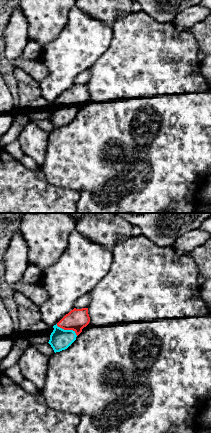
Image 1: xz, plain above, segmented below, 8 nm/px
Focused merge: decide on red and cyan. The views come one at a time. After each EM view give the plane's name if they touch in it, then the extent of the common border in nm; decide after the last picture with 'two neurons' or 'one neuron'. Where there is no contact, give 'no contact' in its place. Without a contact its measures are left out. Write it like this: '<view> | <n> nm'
xz | 200 nm

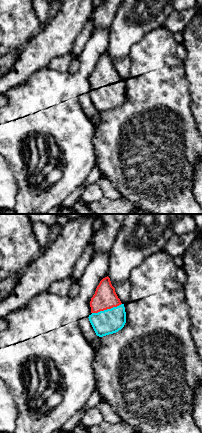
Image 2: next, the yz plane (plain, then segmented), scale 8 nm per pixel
yz | 260 nm

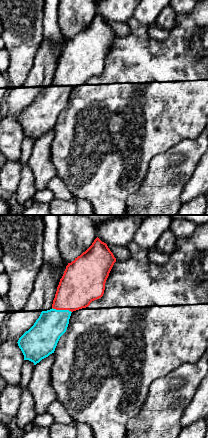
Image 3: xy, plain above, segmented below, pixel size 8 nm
xy | 170 nm

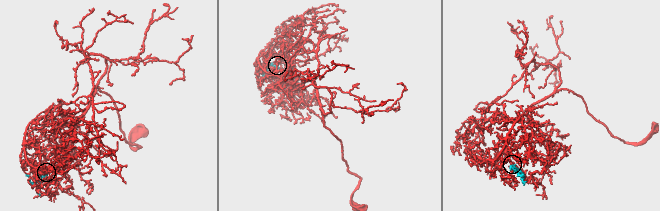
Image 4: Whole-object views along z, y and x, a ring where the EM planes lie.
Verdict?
one neuron

